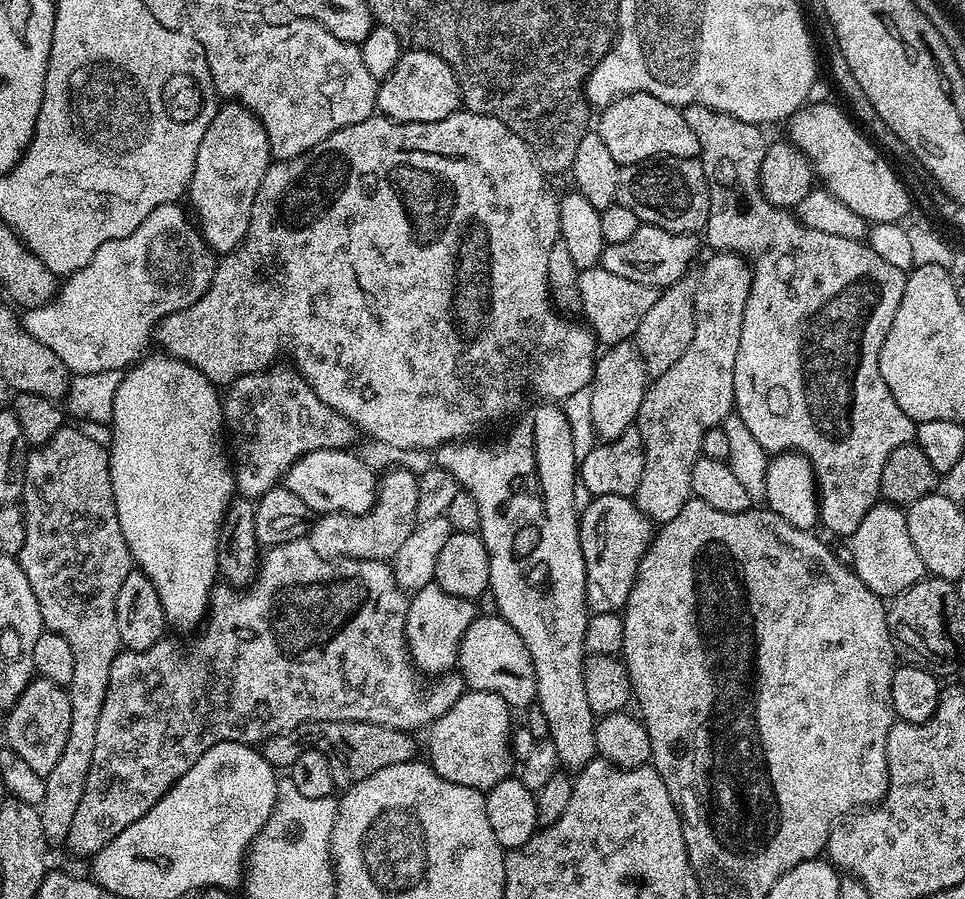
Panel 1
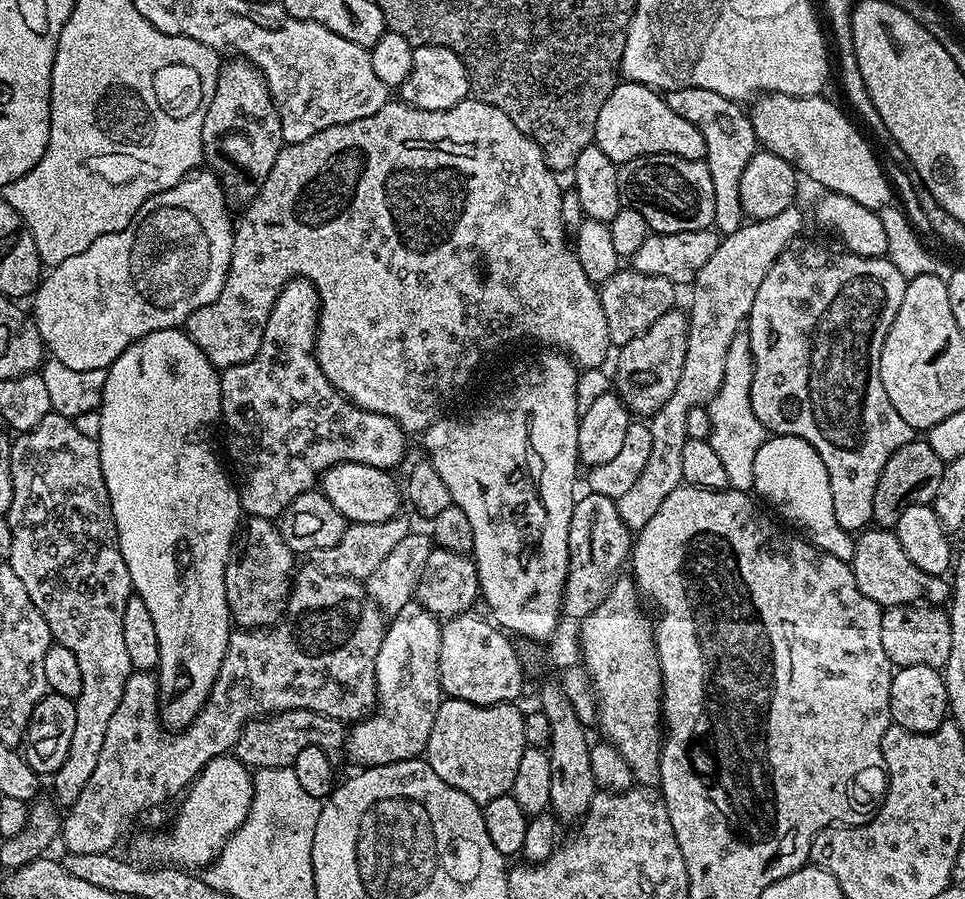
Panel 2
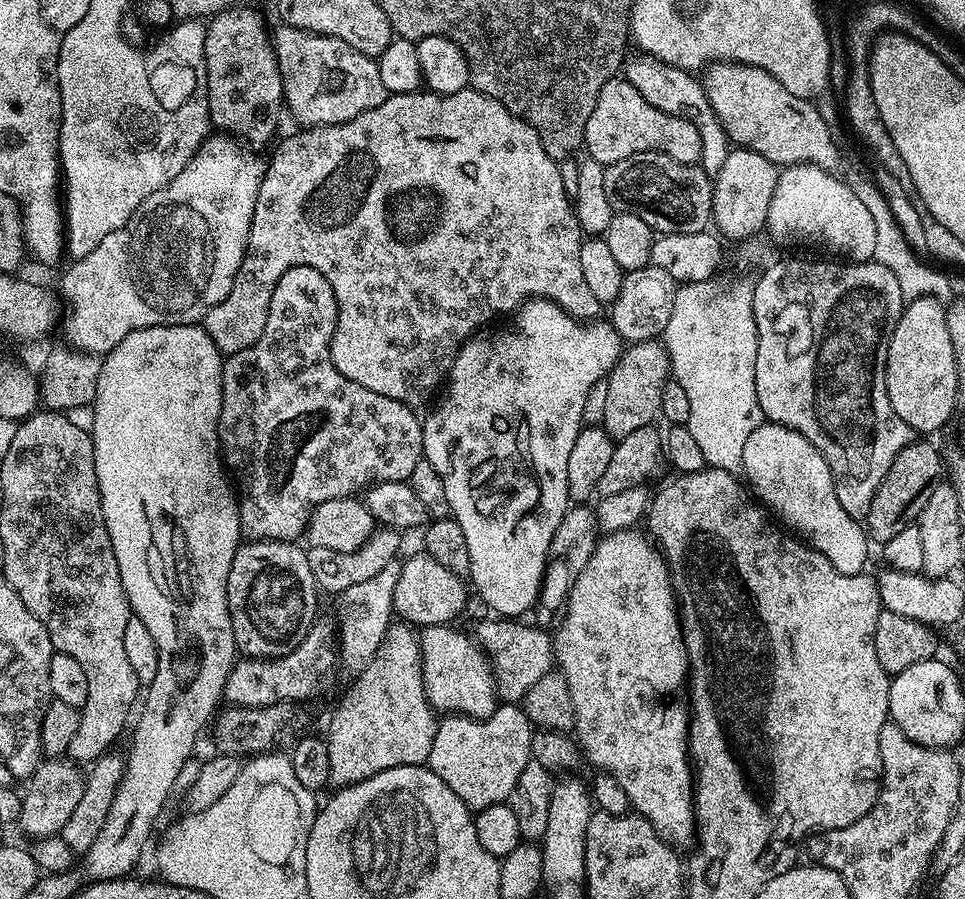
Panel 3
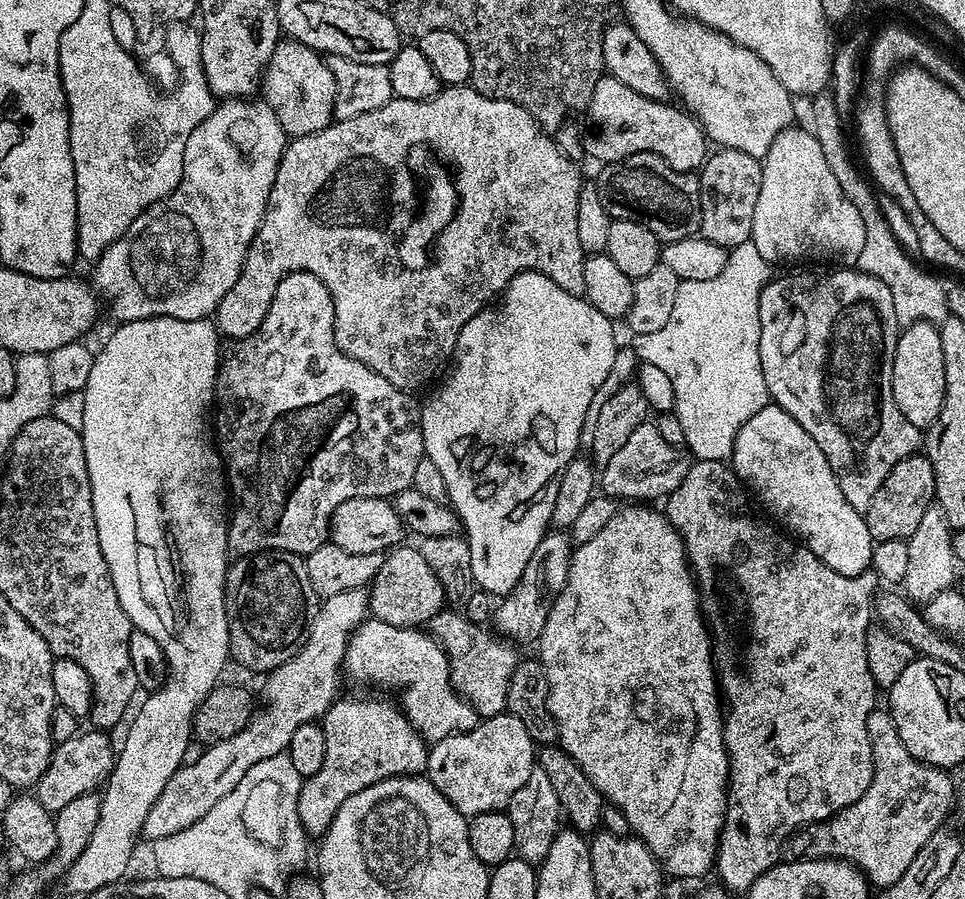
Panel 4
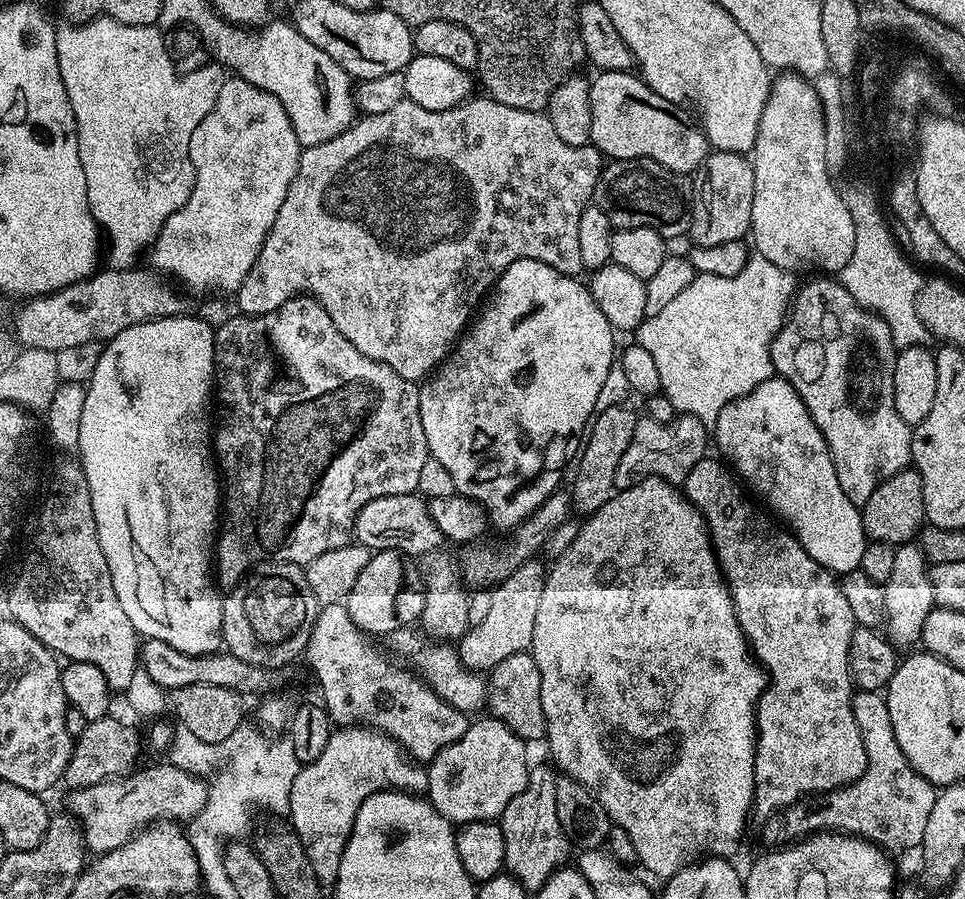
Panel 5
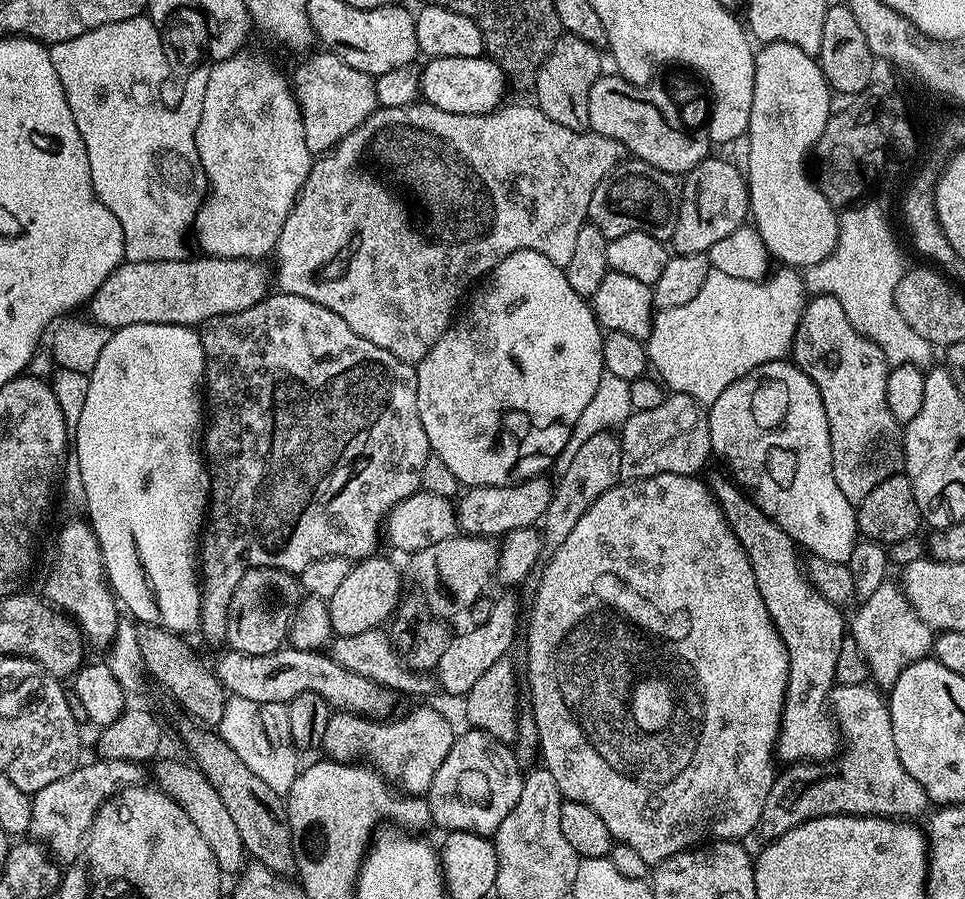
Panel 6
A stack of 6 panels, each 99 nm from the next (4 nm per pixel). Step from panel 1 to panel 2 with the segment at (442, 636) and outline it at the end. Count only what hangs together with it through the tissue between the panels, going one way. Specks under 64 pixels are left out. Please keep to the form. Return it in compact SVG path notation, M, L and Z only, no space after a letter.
M420 603L402 606L387 621L382 646L376 659L376 707L363 719L355 721L346 732L346 753L364 768L414 760L428 751L434 720L438 718L440 701L445 699L440 687L440 647L442 646L441 621Z

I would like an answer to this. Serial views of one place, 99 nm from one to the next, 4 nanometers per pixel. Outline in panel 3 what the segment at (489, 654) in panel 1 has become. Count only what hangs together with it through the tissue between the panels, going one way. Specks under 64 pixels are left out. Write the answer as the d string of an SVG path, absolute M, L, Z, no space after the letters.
M429 624L419 633L426 698L437 713L483 718L498 707L497 678L485 649L468 636L447 624Z

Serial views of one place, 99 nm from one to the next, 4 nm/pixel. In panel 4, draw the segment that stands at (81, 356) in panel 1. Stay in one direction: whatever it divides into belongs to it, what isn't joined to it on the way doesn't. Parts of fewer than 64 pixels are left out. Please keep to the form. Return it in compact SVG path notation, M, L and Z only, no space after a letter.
M228 98L223 102L217 103L215 110L207 116L206 119L202 121L198 126L194 126L194 130L190 134L190 138L186 138L186 150L184 151L184 173L180 179L180 184L170 193L166 199L160 200L157 204L151 204L142 215L136 219L133 224L128 227L128 233L126 233L122 238L118 238L114 243L108 247L105 252L100 255L100 259L95 261L94 268L96 268L96 273L93 274L91 283L94 285L95 291L99 293L101 297L106 301L106 308L112 311L112 316L116 319L116 322L127 322L130 320L149 320L150 318L158 318L159 316L165 316L166 318L178 318L179 320L202 320L211 317L215 313L216 308L222 302L222 298L226 298L226 290L230 290L230 286L234 286L234 282L238 282L238 274L242 270L244 265L244 259L248 253L248 247L250 242L254 238L254 234L258 230L258 226L264 221L264 212L270 206L270 201L272 199L272 187L276 181L276 175L278 174L278 168L280 166L280 159L284 154L284 149L288 147L290 143L290 137L284 133L282 130L282 122L278 122L278 118L274 114L274 110L260 98Z

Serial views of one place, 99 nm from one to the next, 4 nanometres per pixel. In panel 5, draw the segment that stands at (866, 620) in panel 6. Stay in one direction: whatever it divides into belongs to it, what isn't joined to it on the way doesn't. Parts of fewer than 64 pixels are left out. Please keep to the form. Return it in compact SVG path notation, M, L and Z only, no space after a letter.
M909 542L896 548L894 571L882 587L888 639L897 646L917 643L924 629L926 618L932 613L936 604L936 588L932 584L930 561L920 548L919 543Z

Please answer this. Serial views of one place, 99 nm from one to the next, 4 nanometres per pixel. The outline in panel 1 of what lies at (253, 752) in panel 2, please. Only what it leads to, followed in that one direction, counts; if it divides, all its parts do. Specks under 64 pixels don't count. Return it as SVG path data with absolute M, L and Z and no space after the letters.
M318 720L300 724L294 731L283 736L271 736L269 740L264 741L262 751L264 757L277 770L287 769L305 748L315 747L319 752L327 752L330 774L334 774L337 789L347 790L353 784L370 778L370 774L378 774L378 770L386 770L386 766L415 761L418 756L416 738L415 735L377 724L353 720Z

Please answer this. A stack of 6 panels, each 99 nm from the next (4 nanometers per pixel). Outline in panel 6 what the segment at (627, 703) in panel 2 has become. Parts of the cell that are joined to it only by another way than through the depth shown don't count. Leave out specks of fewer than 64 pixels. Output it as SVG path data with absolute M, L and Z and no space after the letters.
M660 472L660 473L658 473L658 475L656 475L656 476L652 476L652 477L642 477L642 478L641 478L641 479L640 479L640 480L630 480L630 481L627 481L627 482L617 482L617 484L616 484L616 485L615 485L615 486L613 486L613 487L612 487L612 488L611 488L611 489L610 489L610 490L606 490L606 494L602 494L602 498L598 498L598 502L594 502L594 506L590 506L590 510L586 510L586 514L582 514L582 518L578 518L578 526L574 526L574 530L570 530L570 534L566 534L566 542L562 542L562 543L561 543L561 544L559 544L559 545L558 545L558 546L557 546L557 547L556 547L556 548L553 548L553 549L551 549L551 552L550 552L550 555L552 555L552 557L550 557L550 558L549 558L549 560L548 560L548 565L546 565L546 566L545 566L545 568L544 568L544 573L542 573L542 574L541 574L541 576L540 576L540 585L538 585L538 586L537 586L537 588L536 588L536 597L534 597L534 598L533 598L533 600L532 600L532 617L530 617L530 618L529 618L529 620L528 620L528 617L527 617L527 620L526 620L526 632L527 632L527 628L528 628L528 684L527 684L527 680L526 680L526 688L527 688L527 691L528 691L528 688L529 688L529 690L530 690L530 691L532 691L532 705L530 705L530 711L531 711L531 713L532 713L532 717L533 717L533 718L534 718L534 722L535 722L535 723L536 723L536 725L537 725L537 726L538 726L538 738L539 738L539 739L540 739L540 746L539 746L539 749L538 749L538 752L539 752L539 755L540 755L540 756L541 756L541 757L542 757L542 764L543 764L543 767L546 767L546 768L548 768L548 769L549 769L549 770L550 770L550 774L554 774L554 782L558 782L558 790L559 790L559 791L560 791L560 795L561 795L561 797L563 797L563 799L564 799L564 800L565 800L565 801L567 801L567 800L573 800L573 801L574 801L574 802L578 802L578 803L584 803L584 804L585 804L585 805L586 805L586 806L588 806L588 807L590 807L590 809L591 809L591 810L594 810L594 812L595 812L595 813L596 813L596 814L598 814L598 817L600 817L600 818L602 818L602 820L603 820L603 822L605 822L605 824L606 824L606 827L607 827L607 829L608 829L608 830L609 830L609 832L610 832L610 834L611 834L611 835L612 835L612 838L613 838L613 841L615 841L615 843L617 843L617 844L625 844L625 845L626 845L626 846L631 846L631 848L632 848L632 849L633 849L633 850L635 850L635 851L636 851L636 853L637 853L637 854L638 854L638 855L640 855L640 856L641 856L641 858L642 858L642 859L644 859L644 860L645 860L645 862L646 862L646 863L647 863L647 864L649 864L649 865L650 865L650 866L655 866L655 865L658 865L658 864L660 864L660 863L662 863L662 862L663 862L663 860L665 860L665 859L666 859L666 858L670 858L670 857L671 857L671 856L673 856L673 855L674 855L674 854L678 854L678 853L679 853L679 852L687 852L687 851L688 851L688 849L689 849L689 848L695 848L695 847L697 847L697 846L700 846L700 845L703 845L703 844L704 844L704 843L705 843L705 842L715 842L715 841L717 841L717 840L735 840L735 841L737 841L737 842L740 842L740 841L743 841L743 840L744 840L744 839L745 839L745 838L744 838L744 837L743 837L743 836L748 836L748 835L750 835L750 834L751 834L751 832L752 832L752 835L753 835L753 833L755 833L755 832L756 832L756 831L757 831L757 829L759 829L759 826L760 826L760 819L761 819L761 818L762 818L762 806L766 806L766 797L767 797L767 796L769 796L769 795L770 795L770 790L771 790L771 789L772 789L772 783L773 783L773 782L775 782L775 781L776 781L776 777L777 777L777 775L778 775L778 768L775 768L775 766L774 766L774 765L772 765L772 760L773 760L773 761L774 761L774 753L775 753L775 751L776 751L776 740L777 740L777 739L778 739L778 737L779 737L779 736L780 736L780 719L781 719L781 718L782 718L782 710L783 710L783 709L784 709L784 691L785 691L785 690L786 690L786 686L787 686L787 685L788 685L788 651L787 651L787 650L786 650L786 648L785 648L785 646L784 646L784 643L783 643L783 642L782 642L782 640L781 640L781 638L780 638L780 635L779 635L779 634L778 634L778 632L777 632L777 630L776 630L776 627L775 627L775 626L774 626L774 624L773 624L773 622L772 622L772 619L771 619L771 618L770 618L770 616L769 616L769 614L768 614L768 611L767 611L767 610L766 610L766 604L765 604L765 603L764 603L764 602L762 602L762 598L761 598L761 595L760 595L760 594L758 594L758 582L757 582L757 581L756 581L756 579L755 579L755 578L754 578L754 570L753 570L753 569L752 569L752 567L751 567L751 566L750 566L750 560L749 560L749 559L748 559L748 558L746 558L746 552L745 552L745 551L744 551L744 550L742 550L742 546L741 546L741 545L740 545L740 543L739 543L739 542L738 542L738 540L737 540L737 538L736 538L736 536L735 536L735 535L734 535L734 533L732 533L732 531L731 531L731 530L730 530L730 526L729 526L729 525L728 525L728 523L727 523L727 522L726 522L726 518L725 518L725 517L724 517L724 515L723 515L723 514L722 514L722 510L721 510L721 509L720 509L720 507L719 507L719 506L718 506L718 502L717 502L717 501L716 501L716 500L715 500L715 498L714 498L714 497L712 497L712 489L711 489L711 487L709 487L709 485L708 485L708 484L707 484L707 483L705 483L705 481L704 481L704 484L703 484L703 482L702 482L702 481L700 481L700 479L701 479L701 477L700 477L700 476L699 476L699 475L693 475L693 476L683 476L683 475L682 475L682 474L672 474L672 473L662 473L662 472Z

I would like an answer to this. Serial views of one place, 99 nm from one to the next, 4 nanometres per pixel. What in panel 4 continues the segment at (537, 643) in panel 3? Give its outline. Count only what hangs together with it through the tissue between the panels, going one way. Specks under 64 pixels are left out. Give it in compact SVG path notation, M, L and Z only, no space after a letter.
M443 608L428 620L426 630L439 641L447 654L451 684L481 719L499 716L507 709L510 680L520 656L515 645L481 624L470 622L463 613Z

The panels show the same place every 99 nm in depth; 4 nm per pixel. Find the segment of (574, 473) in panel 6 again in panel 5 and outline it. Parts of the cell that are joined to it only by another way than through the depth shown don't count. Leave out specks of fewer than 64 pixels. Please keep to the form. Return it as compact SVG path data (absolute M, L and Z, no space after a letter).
M624 404L610 406L610 410L595 413L575 461L576 477L572 480L572 488L570 487L572 503L577 513L594 513L606 506L606 502L610 502L610 498L617 491L615 475L618 464L622 462L622 456L630 446L637 419L637 413L632 413Z

